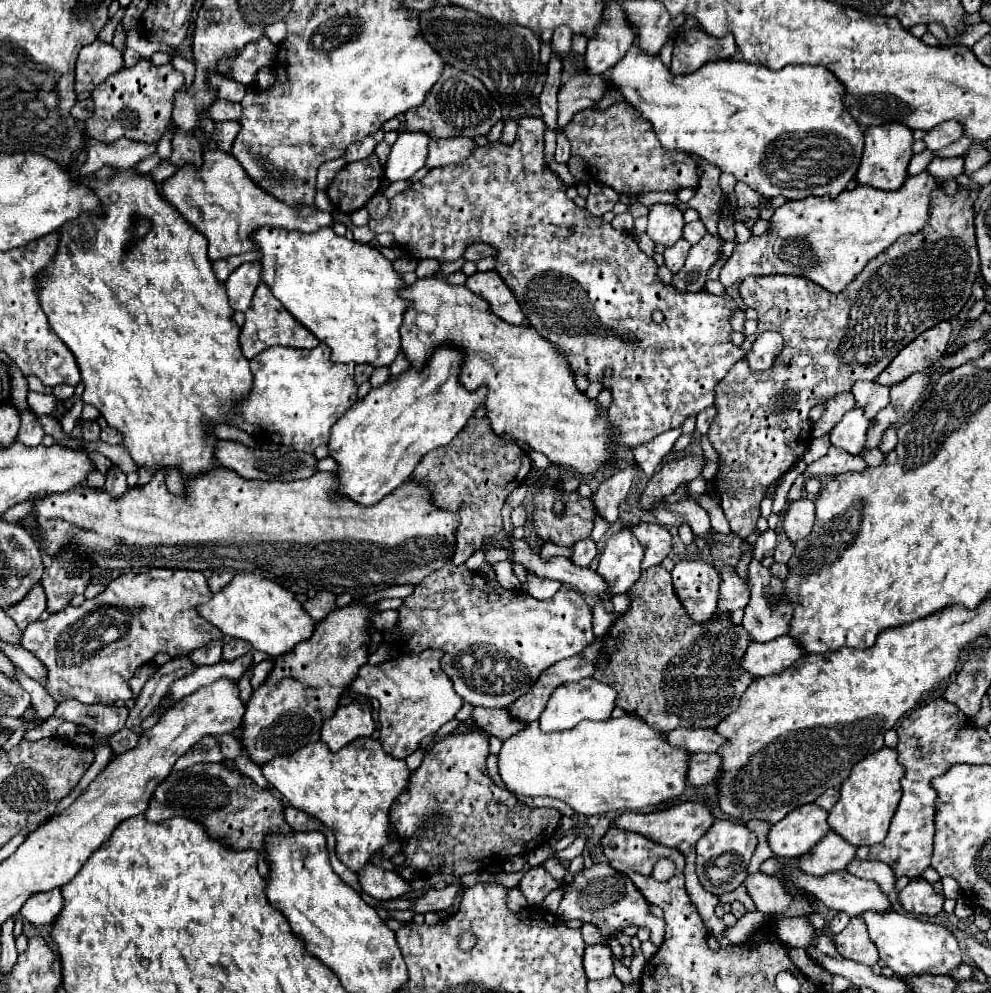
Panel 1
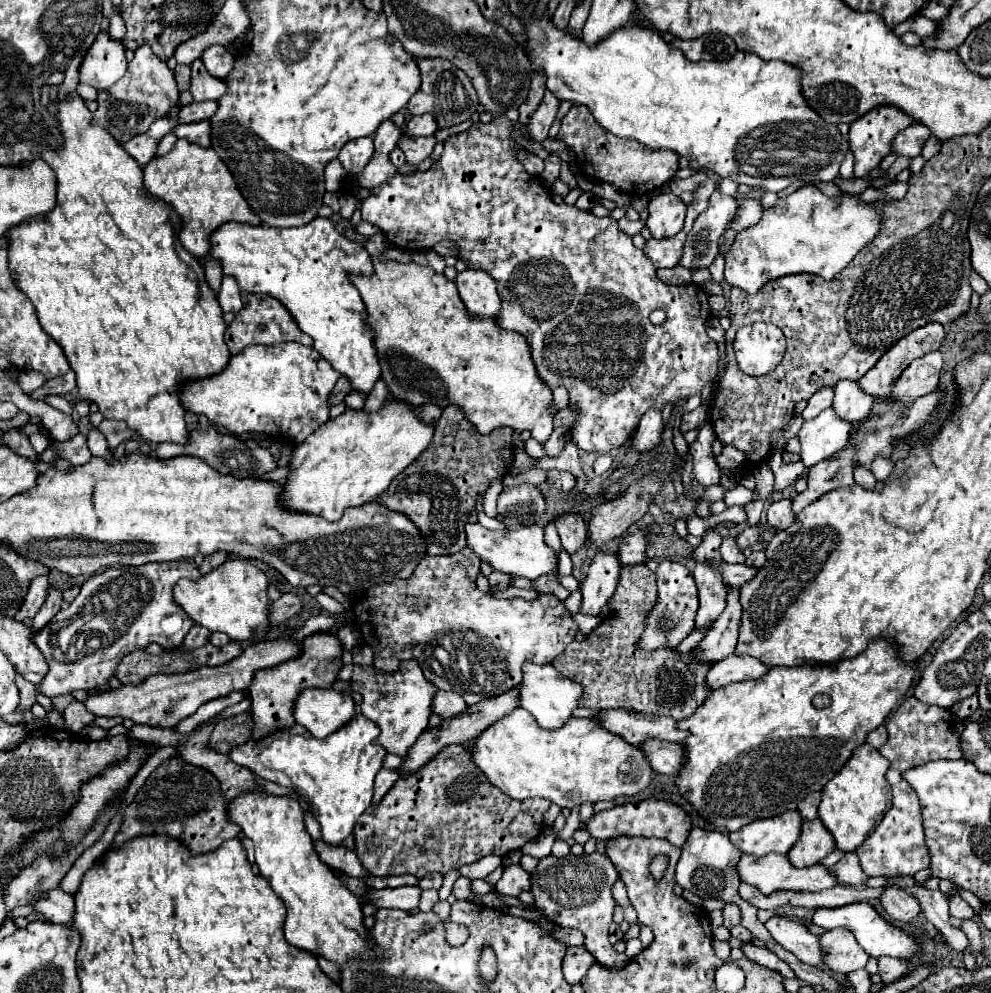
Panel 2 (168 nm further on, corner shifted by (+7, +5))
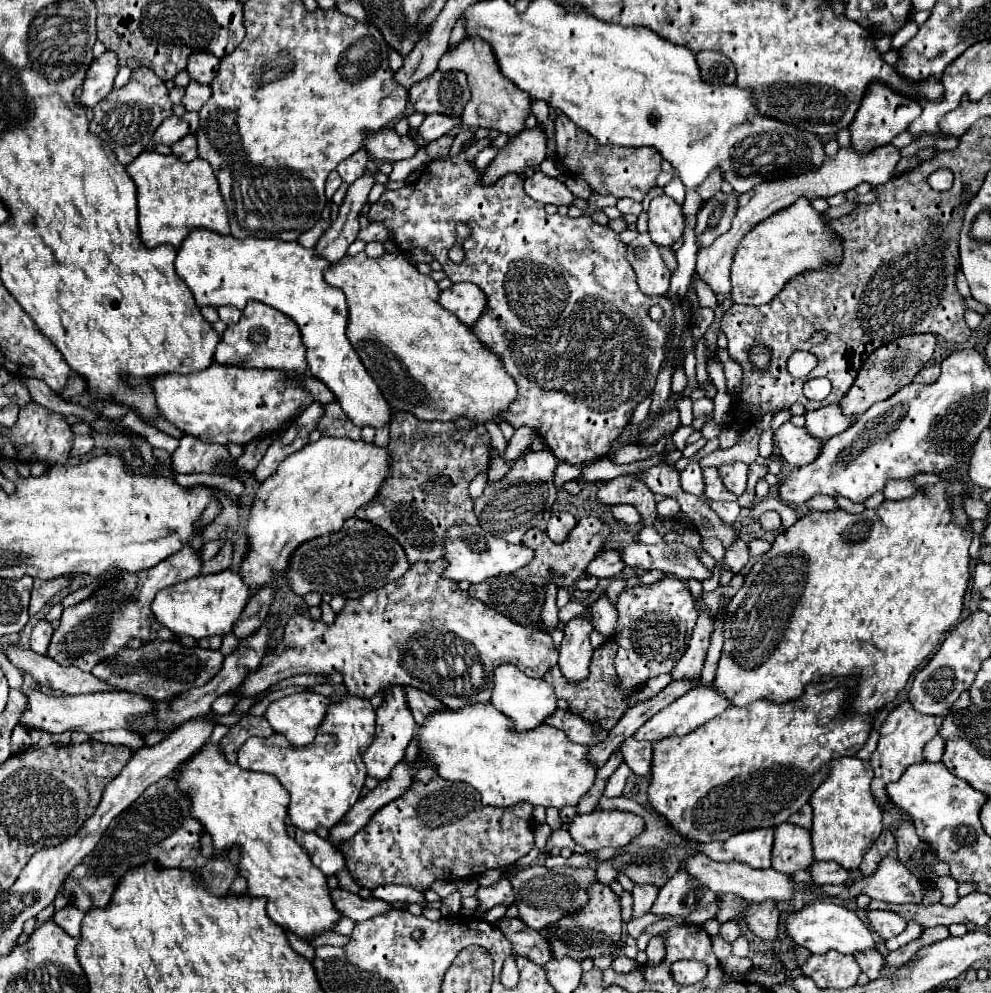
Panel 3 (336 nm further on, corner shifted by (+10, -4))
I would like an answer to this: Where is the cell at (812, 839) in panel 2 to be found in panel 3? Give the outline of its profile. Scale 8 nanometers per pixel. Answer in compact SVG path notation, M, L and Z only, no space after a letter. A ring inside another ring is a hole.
M784 822L774 830L774 854L772 868L784 874L794 874L802 868L810 868L814 862L810 830Z

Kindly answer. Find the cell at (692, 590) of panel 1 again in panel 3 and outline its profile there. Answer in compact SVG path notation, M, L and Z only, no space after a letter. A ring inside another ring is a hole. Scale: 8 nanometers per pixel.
M664 576L650 586L628 588L620 594L616 610L618 628L614 636L618 638L620 646L616 654L616 672L622 688L630 688L654 676L670 672L674 668L674 662L678 662L678 658L684 654L686 642L698 616L686 582L674 576Z

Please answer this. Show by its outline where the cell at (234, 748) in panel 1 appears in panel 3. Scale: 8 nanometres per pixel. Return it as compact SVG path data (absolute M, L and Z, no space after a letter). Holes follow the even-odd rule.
M346 696L342 702L330 704L330 710L322 722L322 728L318 728L318 734L310 746L306 746L306 748L290 746L290 742L286 742L286 736L282 736L282 734L272 734L268 738L254 736L242 744L242 750L238 750L238 766L244 770L266 772L266 774L272 774L278 778L278 782L290 792L288 816L296 828L306 830L306 832L316 832L318 828L330 830L346 816L346 812L360 798L364 780L368 776L368 772L364 768L362 752L366 752L372 738L374 738L374 708L364 698Z

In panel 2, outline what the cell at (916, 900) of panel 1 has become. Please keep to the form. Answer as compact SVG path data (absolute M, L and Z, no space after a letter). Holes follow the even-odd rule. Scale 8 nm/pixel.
M893 887L885 889L885 893L881 895L881 905L891 919L901 921L901 923L913 921L921 911L915 897L911 897L909 893L905 893L901 889L893 889Z

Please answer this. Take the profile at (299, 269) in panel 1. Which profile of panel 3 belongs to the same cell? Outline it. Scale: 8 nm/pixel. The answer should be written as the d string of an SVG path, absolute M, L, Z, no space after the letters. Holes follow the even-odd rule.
M194 230L178 248L174 266L176 274L192 290L198 306L210 304L218 308L232 304L242 310L248 300L256 300L290 316L302 332L308 370L314 378L326 382L346 416L356 426L382 428L388 424L390 406L346 336L348 304L344 292L324 280L322 274L332 264L318 256L314 248L304 248L296 240L284 242L256 236L238 240L210 230Z

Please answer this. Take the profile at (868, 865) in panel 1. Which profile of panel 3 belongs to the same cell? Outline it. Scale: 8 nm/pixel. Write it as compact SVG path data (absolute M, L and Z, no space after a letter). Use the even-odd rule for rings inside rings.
M814 862L814 866L810 866L810 872L814 882L820 886L842 886L850 876L850 872L846 872L836 862Z

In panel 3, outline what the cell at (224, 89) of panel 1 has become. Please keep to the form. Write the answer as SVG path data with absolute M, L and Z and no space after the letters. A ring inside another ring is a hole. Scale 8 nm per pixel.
M190 80L190 84L186 86L186 96L184 96L182 104L188 112L192 112L192 110L198 112L210 100L210 94L212 94L210 86L204 86L204 84L198 84L198 82Z

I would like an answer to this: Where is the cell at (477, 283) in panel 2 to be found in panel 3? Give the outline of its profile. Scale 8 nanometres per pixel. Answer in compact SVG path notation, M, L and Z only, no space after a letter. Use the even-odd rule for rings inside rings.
M462 282L462 284L452 284L450 288L446 288L440 294L438 302L446 310L456 314L462 324L472 326L486 308L486 294L476 284Z

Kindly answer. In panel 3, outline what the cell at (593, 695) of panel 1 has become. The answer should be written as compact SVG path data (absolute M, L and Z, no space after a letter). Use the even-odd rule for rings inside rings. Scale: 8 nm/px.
M514 664L500 666L494 672L494 690L492 690L492 704L502 714L510 716L516 722L518 732L534 730L542 724L546 724L546 718L550 718L558 710L558 698L554 692L554 686L550 686L542 678L530 678L522 670L518 670Z

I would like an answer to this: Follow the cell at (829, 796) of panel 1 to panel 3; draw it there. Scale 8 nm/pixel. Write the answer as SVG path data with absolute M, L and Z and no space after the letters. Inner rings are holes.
M810 804L802 806L802 810L798 810L796 814L792 814L792 816L788 818L788 822L810 830L810 828L812 828L812 806L810 806Z

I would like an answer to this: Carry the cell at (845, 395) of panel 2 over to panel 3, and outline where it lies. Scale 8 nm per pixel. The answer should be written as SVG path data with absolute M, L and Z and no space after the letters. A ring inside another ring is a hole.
M838 402L806 412L806 430L810 430L810 434L816 434L822 440L828 440L834 434L844 432L846 428L852 426L852 422L854 422L854 416L842 414L842 408L838 406Z

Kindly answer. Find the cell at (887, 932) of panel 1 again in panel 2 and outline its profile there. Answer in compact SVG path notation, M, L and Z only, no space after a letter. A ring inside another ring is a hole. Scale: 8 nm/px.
M865 901L861 903L851 903L851 905L843 905L837 909L815 909L815 915L811 919L815 925L819 925L821 929L829 931L829 929L849 929L857 943L865 949L867 955L871 957L881 957L881 955L889 955L889 957L897 957L897 959L911 959L913 953L917 951L917 943L911 935L907 935L905 931L901 931L899 927L893 927L891 923L887 923L883 917L879 917L879 913Z

